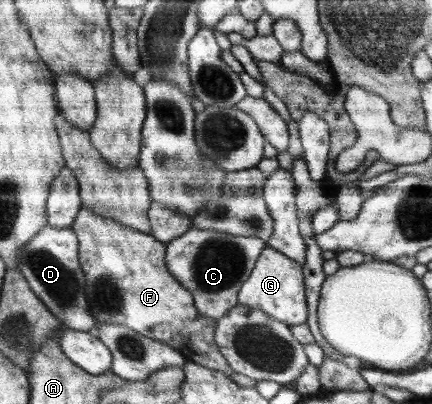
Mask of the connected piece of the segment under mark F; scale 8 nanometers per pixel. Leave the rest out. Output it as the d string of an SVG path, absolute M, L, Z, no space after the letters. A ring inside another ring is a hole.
M84 205L76 215L75 223L70 229L77 235L80 268L86 276L88 306L98 324L124 325L142 336L166 342L171 348L182 352L188 362L198 362L198 364L216 369L228 377L232 376L233 369L228 365L214 341L216 320L198 314L192 293L180 285L180 282L176 281L175 277L167 270L165 242L158 241L151 233L135 231L128 225L121 225L106 217L99 217Z

